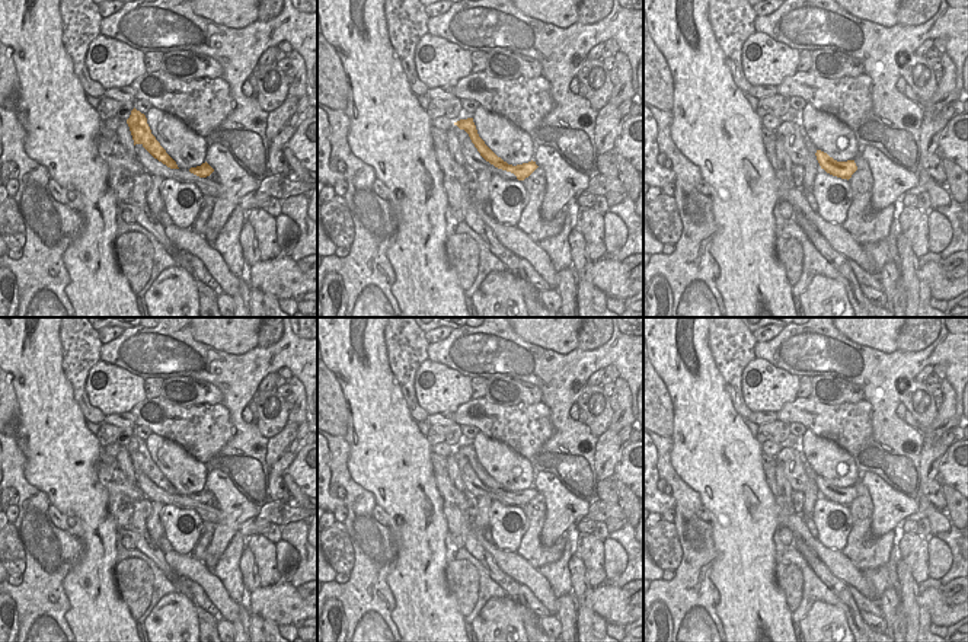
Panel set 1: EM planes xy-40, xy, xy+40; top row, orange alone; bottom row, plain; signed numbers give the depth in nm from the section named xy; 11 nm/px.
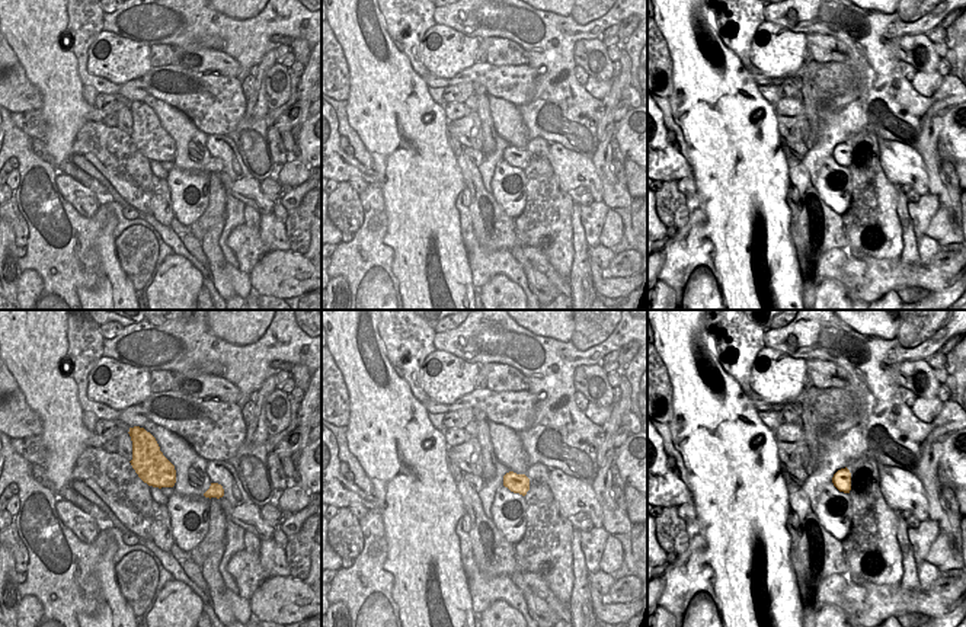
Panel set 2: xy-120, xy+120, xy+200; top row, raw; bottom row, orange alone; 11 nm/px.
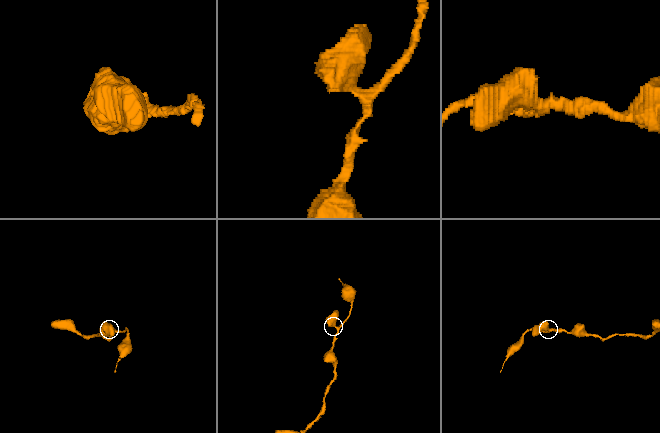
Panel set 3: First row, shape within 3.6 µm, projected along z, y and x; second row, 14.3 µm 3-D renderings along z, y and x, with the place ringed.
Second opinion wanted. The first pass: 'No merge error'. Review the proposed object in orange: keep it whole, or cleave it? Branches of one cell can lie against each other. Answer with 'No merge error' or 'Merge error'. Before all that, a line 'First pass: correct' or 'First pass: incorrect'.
First pass: correct
No merge error

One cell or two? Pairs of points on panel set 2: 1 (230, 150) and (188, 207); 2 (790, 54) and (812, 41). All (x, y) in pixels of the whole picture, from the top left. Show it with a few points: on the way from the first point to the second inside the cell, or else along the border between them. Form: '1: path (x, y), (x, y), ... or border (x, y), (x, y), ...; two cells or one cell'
1: border (207, 136), (207, 150), (211, 156); two cells
2: border (805, 35), (806, 47); two cells

